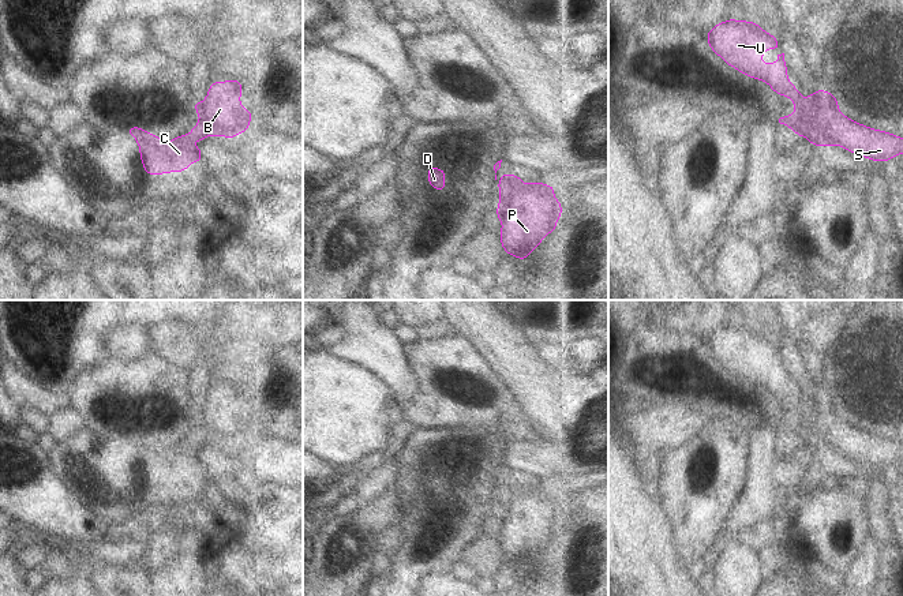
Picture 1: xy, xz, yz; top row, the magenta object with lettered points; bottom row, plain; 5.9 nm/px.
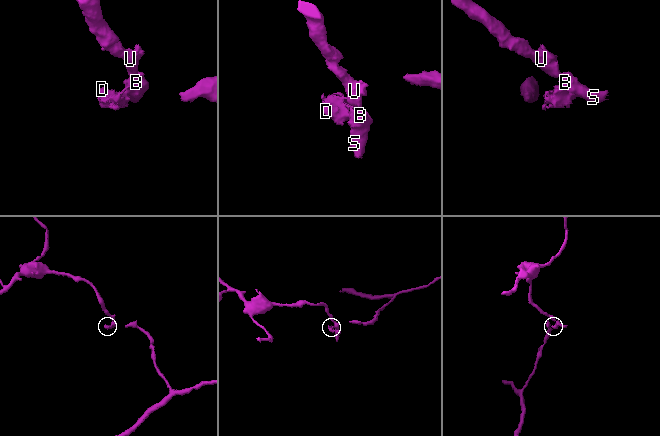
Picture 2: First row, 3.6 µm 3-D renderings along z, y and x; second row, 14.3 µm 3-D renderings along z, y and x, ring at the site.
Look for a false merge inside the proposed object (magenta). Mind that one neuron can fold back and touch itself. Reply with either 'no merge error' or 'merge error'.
merge error

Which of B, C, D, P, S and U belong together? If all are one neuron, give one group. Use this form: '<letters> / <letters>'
B P S U / C D

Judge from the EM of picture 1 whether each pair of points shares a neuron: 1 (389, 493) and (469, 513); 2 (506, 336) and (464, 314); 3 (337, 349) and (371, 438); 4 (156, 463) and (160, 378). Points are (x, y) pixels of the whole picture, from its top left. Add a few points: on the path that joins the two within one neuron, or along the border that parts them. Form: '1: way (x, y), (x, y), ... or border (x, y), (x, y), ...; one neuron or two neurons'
1: border (394, 482), (397, 501), (396, 524); two neurons
2: way (495, 330), (475, 317); one neuron
3: border (322, 347), (338, 358), (370, 370); two neurons
4: border (126, 434), (141, 433), (165, 448), (188, 441); two neurons

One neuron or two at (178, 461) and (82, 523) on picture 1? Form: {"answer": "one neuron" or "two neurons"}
{"answer": "two neurons"}

